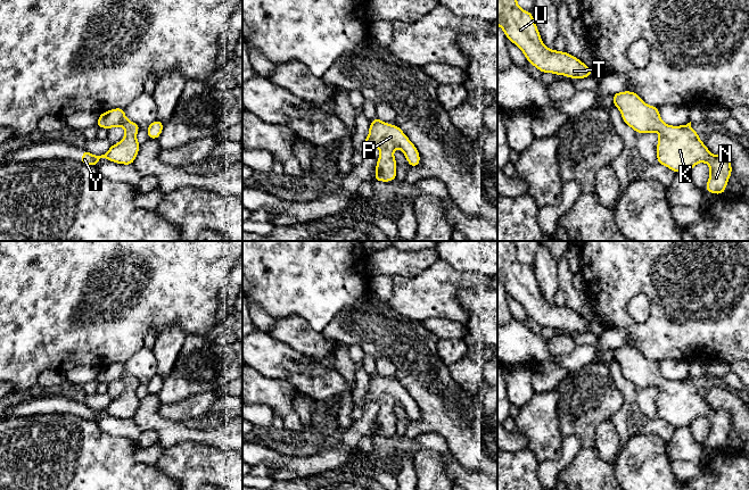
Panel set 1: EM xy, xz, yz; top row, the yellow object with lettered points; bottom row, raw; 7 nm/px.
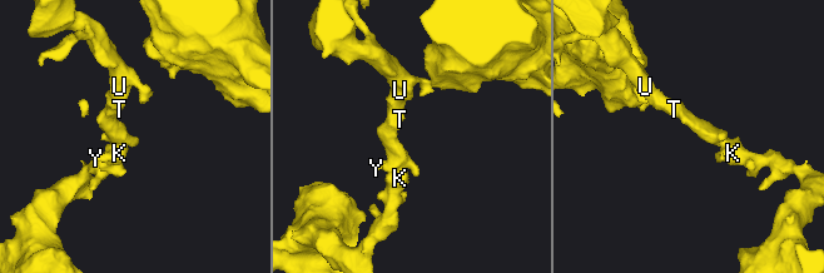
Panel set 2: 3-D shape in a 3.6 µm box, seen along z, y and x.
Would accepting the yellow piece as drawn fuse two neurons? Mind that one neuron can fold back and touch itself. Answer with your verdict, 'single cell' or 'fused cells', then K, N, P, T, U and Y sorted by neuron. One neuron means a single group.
single cell; K N P T U Y

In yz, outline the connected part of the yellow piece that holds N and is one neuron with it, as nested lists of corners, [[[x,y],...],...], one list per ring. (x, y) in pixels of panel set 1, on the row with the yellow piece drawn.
[[[632,91],[617,92],[612,97],[612,106],[620,110],[626,125],[632,127],[636,133],[659,133],[656,150],[659,164],[668,167],[676,174],[690,172],[698,163],[707,163],[710,175],[706,184],[706,192],[715,194],[724,193],[732,174],[731,159],[723,155],[713,155],[706,144],[700,141],[699,134],[691,127],[691,122],[680,126],[666,125],[660,117],[658,107],[644,103],[639,94]]]

